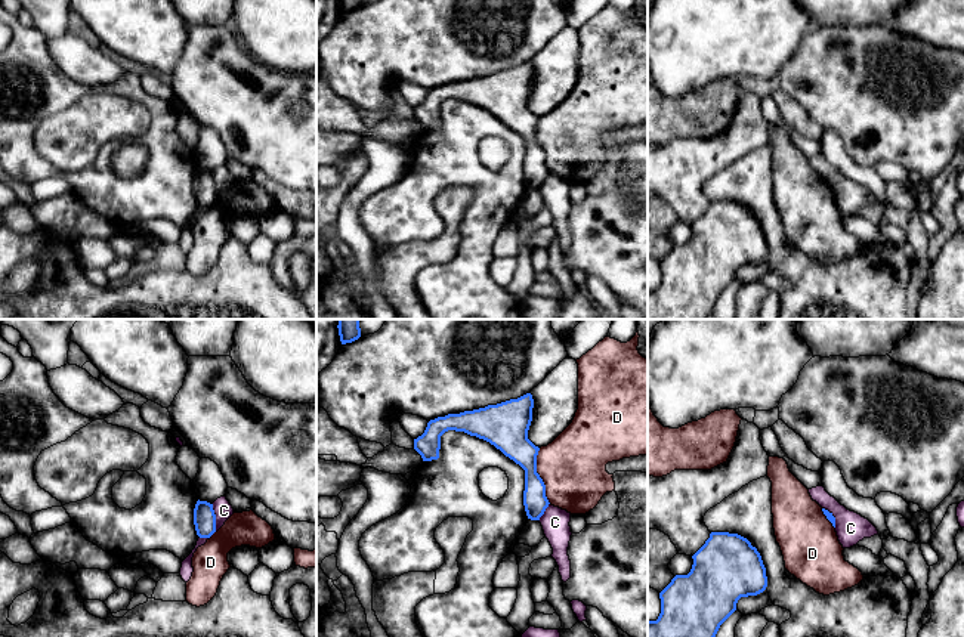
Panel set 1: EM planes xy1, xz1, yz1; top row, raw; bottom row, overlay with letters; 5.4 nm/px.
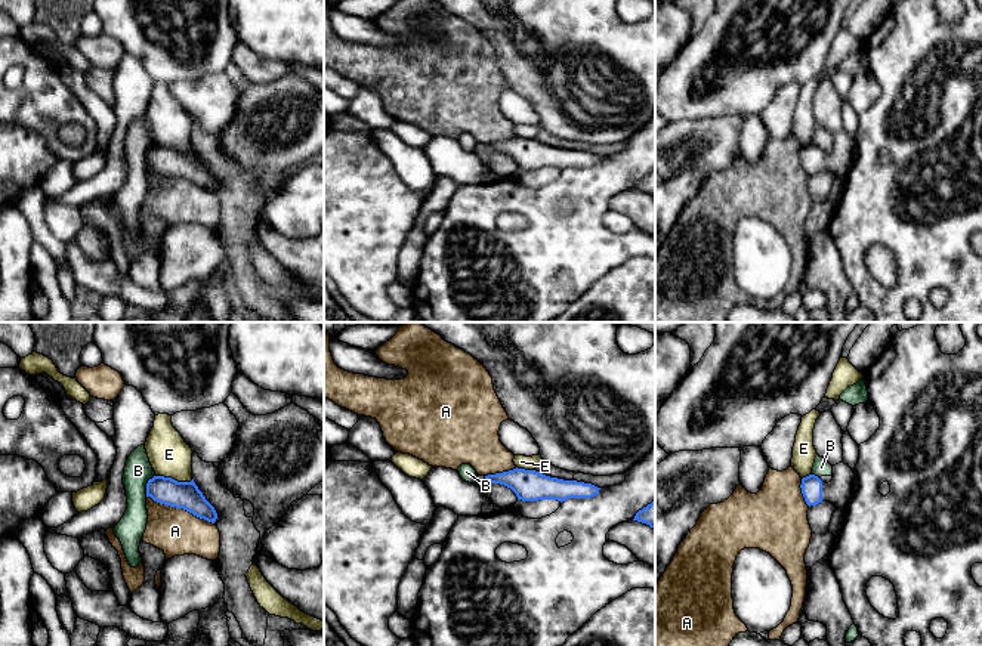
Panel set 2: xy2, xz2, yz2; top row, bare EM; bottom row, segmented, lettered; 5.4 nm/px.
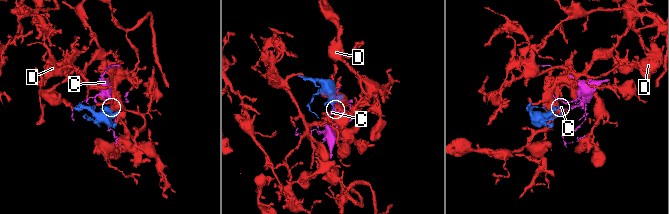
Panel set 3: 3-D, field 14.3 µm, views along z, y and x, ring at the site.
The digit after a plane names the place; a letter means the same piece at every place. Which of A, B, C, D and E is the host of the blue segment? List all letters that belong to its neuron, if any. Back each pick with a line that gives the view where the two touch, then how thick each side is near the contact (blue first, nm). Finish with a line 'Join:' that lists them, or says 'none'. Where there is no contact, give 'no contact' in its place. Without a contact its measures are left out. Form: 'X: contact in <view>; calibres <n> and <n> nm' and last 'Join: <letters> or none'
Join: none

